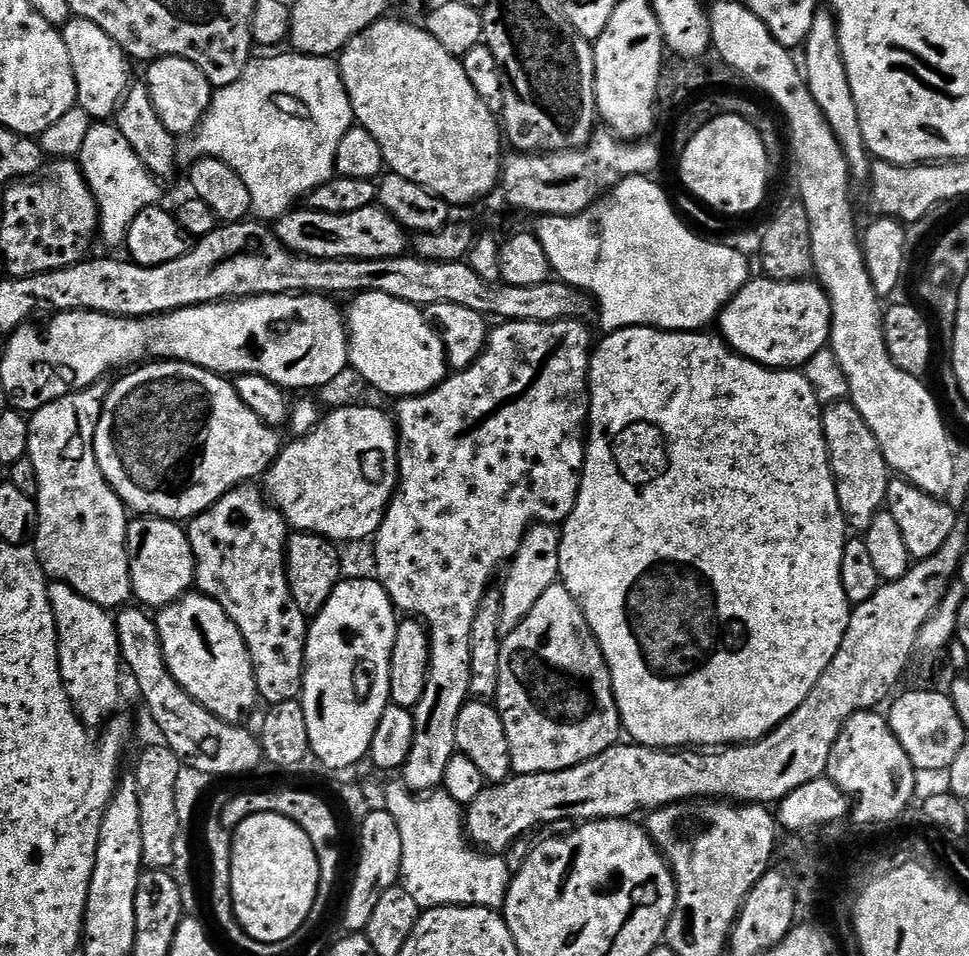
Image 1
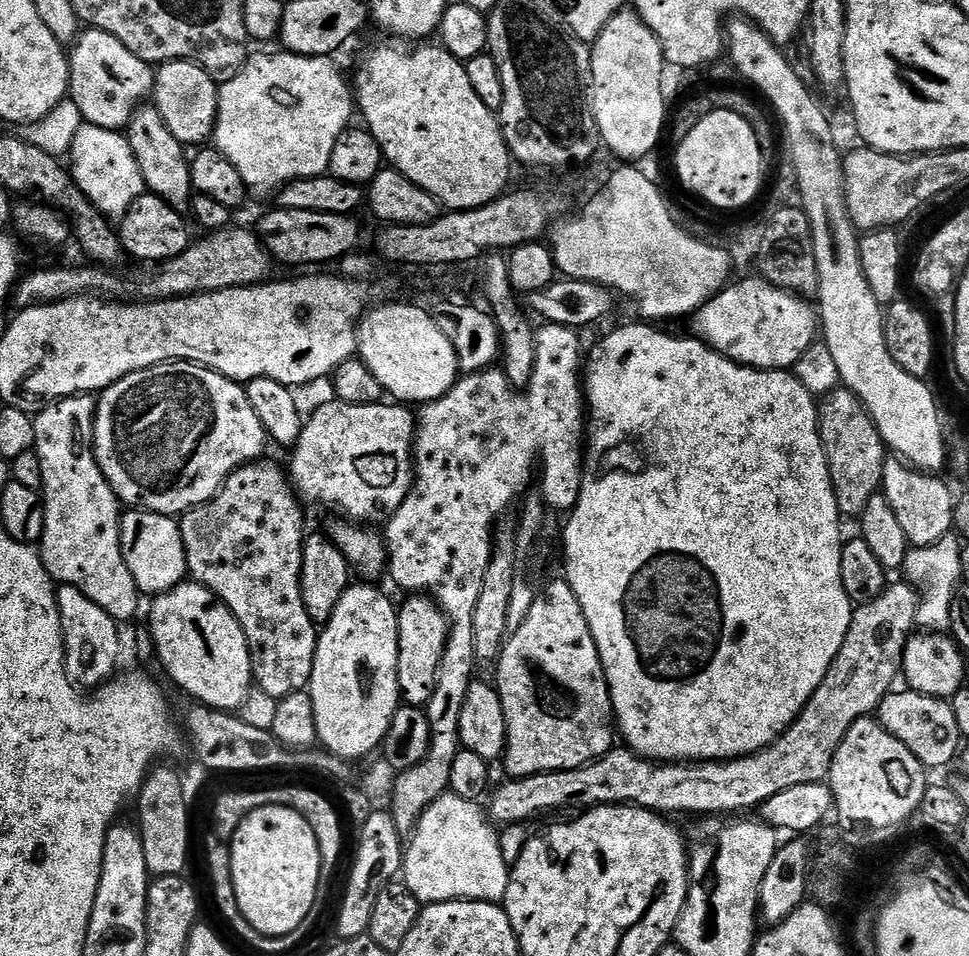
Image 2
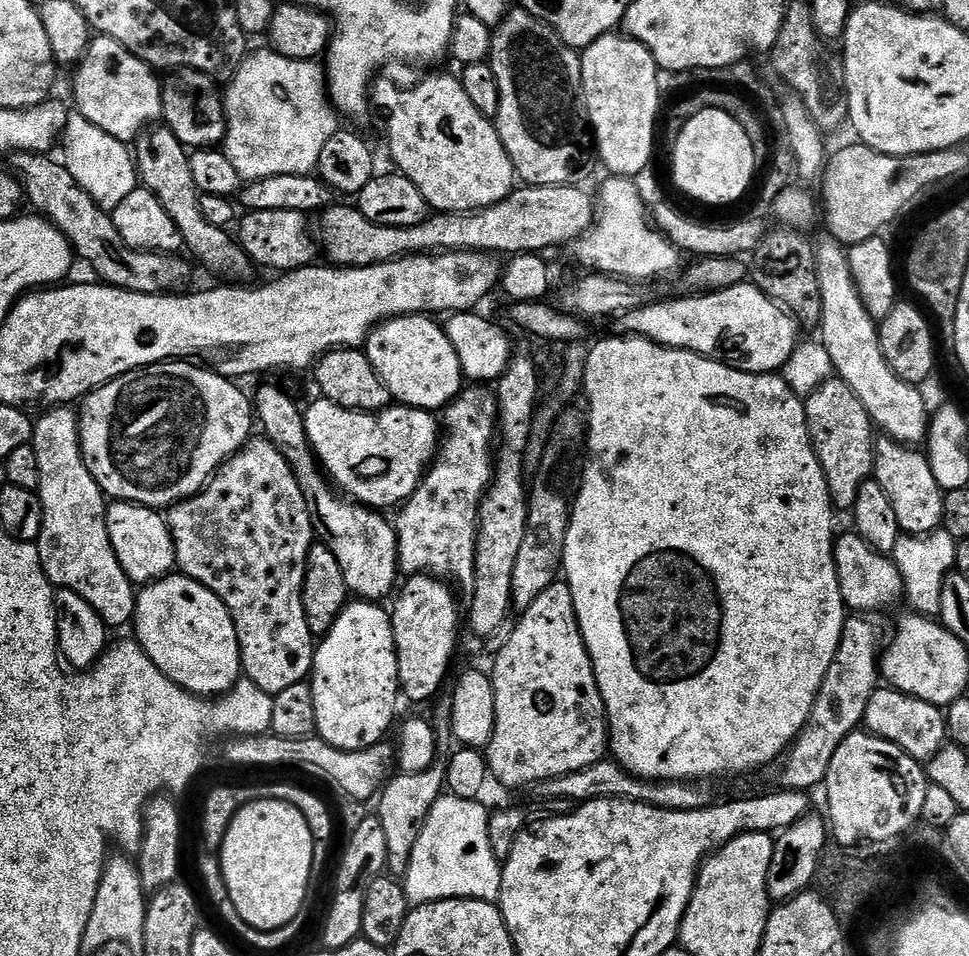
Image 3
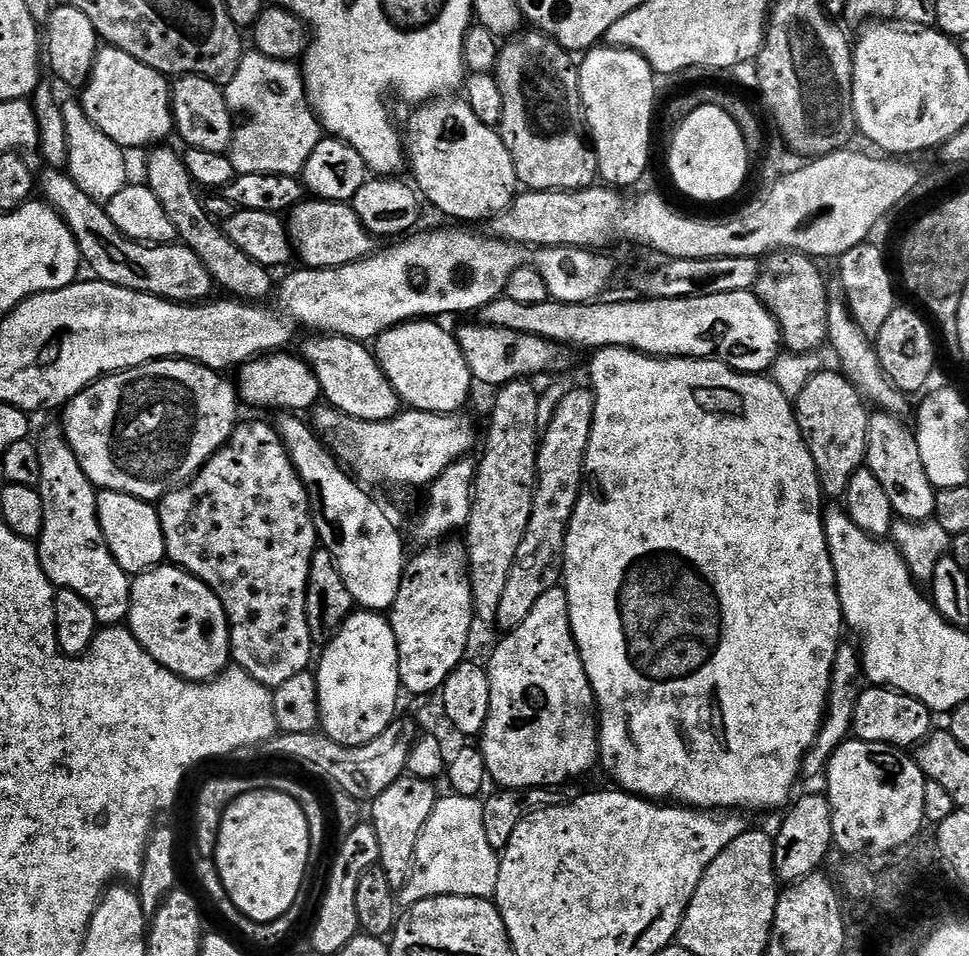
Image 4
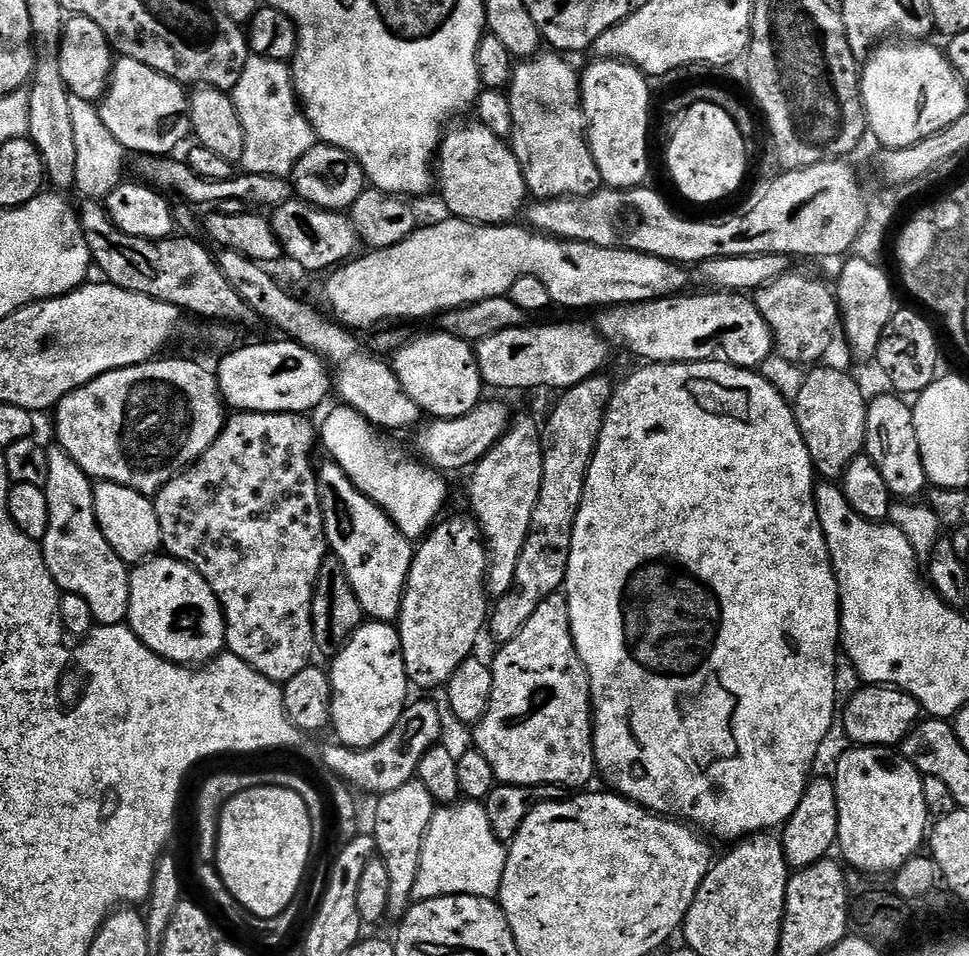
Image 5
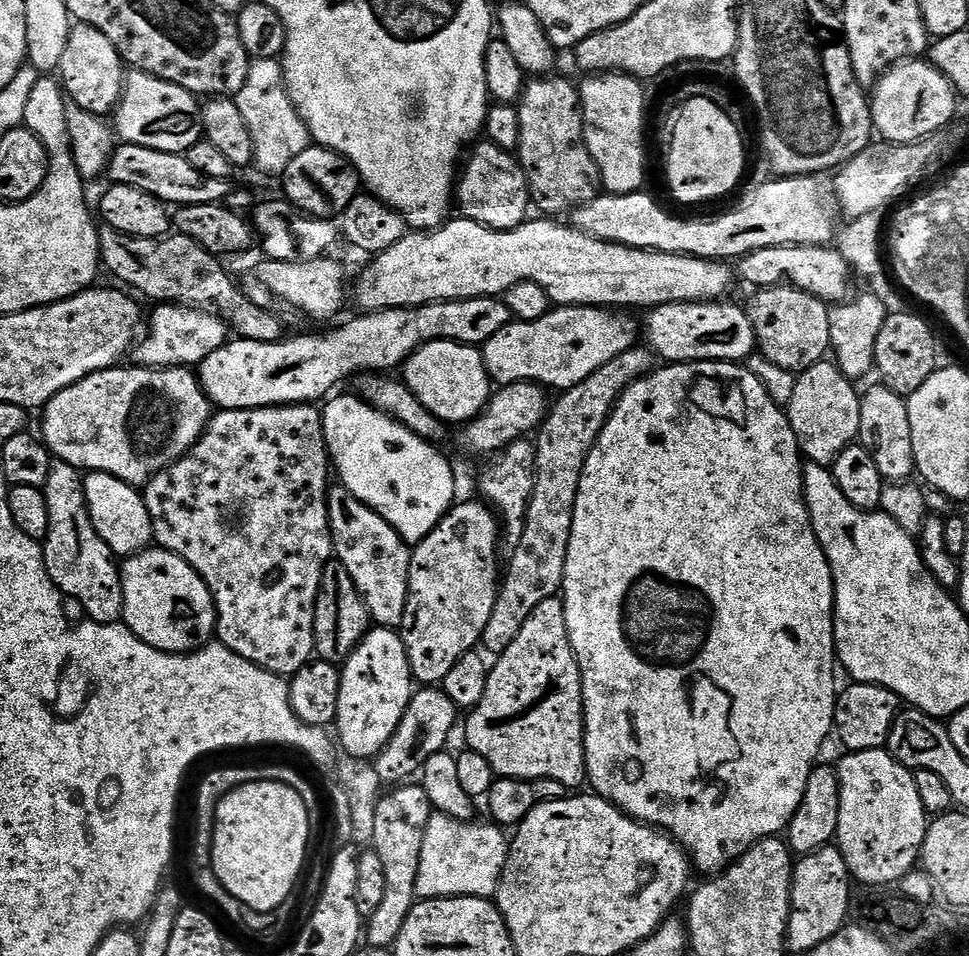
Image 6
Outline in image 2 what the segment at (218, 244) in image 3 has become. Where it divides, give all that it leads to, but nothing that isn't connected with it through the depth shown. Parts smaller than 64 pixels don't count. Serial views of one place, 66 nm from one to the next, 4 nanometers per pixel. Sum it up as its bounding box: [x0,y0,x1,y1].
[126,106,194,209]

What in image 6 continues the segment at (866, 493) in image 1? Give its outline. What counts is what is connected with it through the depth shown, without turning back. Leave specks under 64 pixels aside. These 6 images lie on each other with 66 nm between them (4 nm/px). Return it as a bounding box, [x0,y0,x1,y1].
[786,358,861,466]

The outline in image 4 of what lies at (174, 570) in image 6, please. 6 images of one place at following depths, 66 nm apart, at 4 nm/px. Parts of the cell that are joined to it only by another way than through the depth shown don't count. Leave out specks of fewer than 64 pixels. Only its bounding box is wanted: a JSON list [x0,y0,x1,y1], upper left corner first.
[127,566,232,684]

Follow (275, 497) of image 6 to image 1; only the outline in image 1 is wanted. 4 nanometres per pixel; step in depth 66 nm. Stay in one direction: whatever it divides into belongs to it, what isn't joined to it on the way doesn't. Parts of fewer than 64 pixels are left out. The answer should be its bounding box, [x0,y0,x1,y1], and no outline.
[186,483,309,706]

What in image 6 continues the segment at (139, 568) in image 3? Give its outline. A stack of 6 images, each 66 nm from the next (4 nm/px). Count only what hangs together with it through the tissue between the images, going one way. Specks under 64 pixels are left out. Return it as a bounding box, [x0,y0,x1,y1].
[84,472,153,556]

